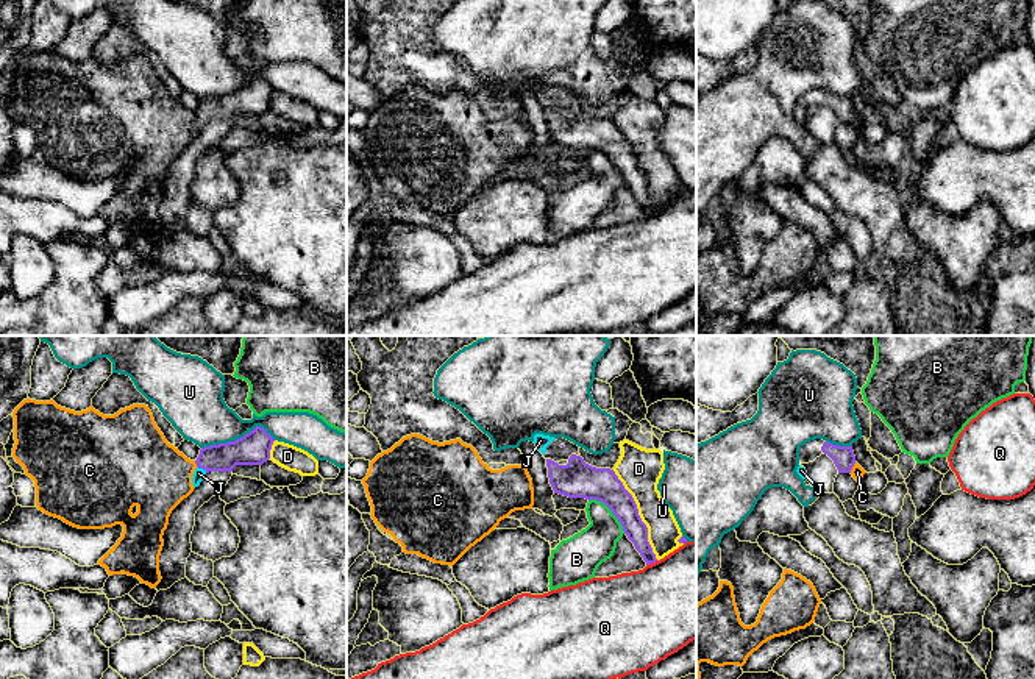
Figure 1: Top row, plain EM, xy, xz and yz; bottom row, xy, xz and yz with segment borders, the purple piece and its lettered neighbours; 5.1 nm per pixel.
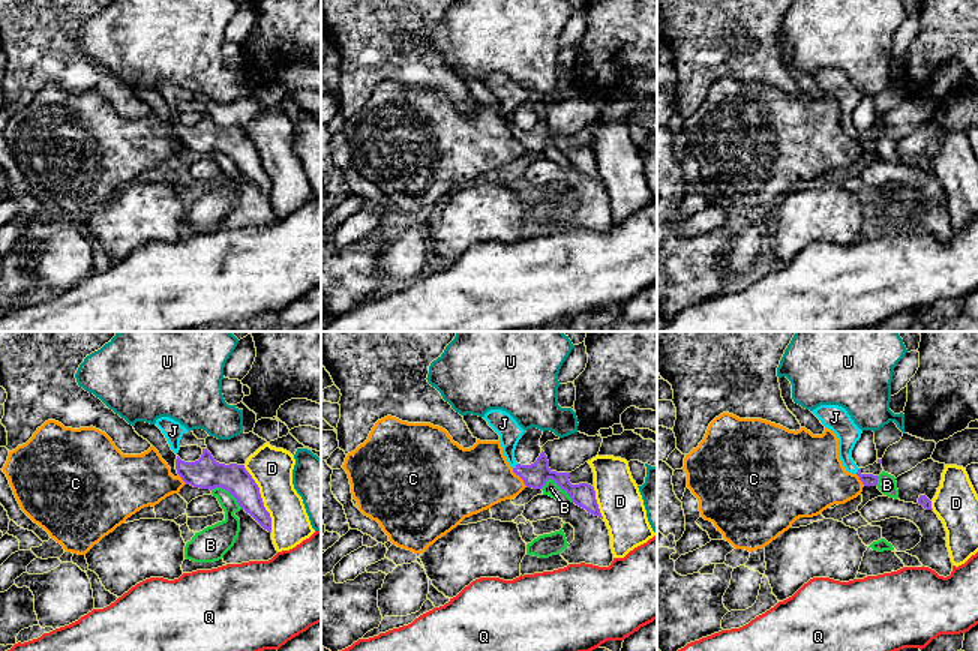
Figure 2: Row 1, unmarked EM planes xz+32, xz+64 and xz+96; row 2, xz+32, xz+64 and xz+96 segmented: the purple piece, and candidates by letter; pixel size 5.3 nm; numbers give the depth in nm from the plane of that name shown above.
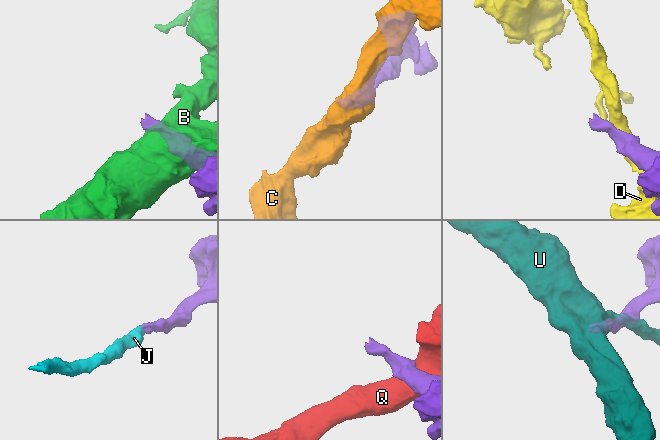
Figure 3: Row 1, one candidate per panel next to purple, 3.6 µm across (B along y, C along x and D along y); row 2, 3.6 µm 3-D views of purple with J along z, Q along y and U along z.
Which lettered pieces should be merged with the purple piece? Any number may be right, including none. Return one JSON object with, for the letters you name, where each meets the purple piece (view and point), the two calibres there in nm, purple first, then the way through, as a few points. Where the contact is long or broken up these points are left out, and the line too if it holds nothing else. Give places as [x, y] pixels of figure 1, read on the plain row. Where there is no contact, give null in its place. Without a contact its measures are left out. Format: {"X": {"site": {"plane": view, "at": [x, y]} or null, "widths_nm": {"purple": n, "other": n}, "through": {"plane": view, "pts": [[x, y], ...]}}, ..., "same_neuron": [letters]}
{"J": {"site": {"plane": "xy", "at": [202, 117]}, "widths_nm": {"purple": 150, "other": 60}, "through": {"plane": "xy", "pts": [[247, 100], [211, 108], [202, 117], [199, 124]]}}, "same_neuron": ["J"]}

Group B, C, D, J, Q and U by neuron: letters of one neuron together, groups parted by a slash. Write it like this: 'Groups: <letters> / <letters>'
Groups: B / C / D / J / Q / U

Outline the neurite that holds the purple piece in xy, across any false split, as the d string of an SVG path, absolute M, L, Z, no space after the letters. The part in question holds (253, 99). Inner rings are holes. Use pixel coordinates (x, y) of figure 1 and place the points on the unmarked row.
M261 76L244 87L205 97L195 111L197 119L192 125L192 136L198 137L209 122L233 122L236 116L262 116L270 109L275 89Z

